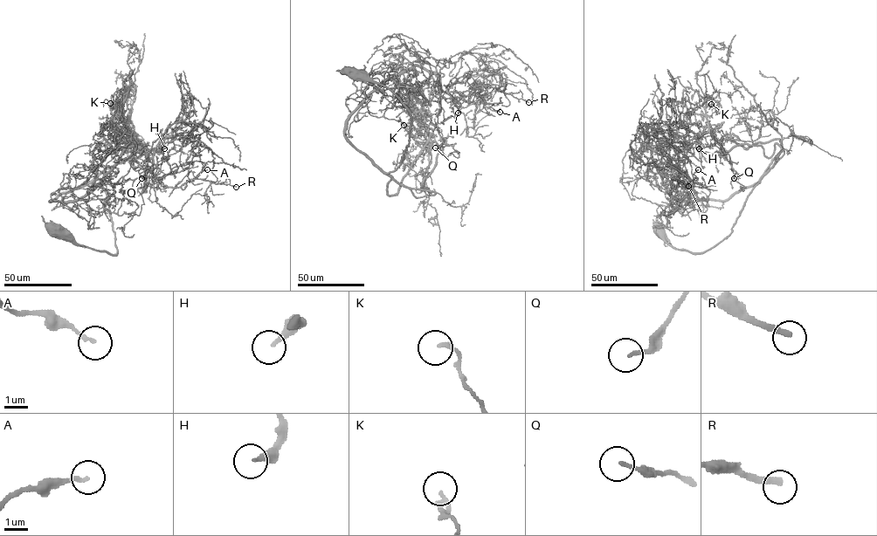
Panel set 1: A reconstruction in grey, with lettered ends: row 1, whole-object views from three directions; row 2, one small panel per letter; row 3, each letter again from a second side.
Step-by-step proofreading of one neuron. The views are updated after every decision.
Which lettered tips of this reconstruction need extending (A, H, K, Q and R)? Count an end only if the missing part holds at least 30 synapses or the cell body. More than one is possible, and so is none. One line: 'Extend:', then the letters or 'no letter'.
Extend: H, R

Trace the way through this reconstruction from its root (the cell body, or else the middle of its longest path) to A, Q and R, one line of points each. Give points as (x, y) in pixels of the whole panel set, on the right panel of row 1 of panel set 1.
A: (662, 232), (706, 251), (759, 183), (680, 200), (652, 149), (678, 159), (674, 188), (698, 169)
Q: (662, 232), (677, 249), (715, 246), (781, 148), (768, 157), (760, 146), (733, 146), (725, 154), (734, 178)
R: (662, 232), (706, 251), (759, 183), (680, 200), (655, 147), (678, 159), (673, 187), (688, 186)

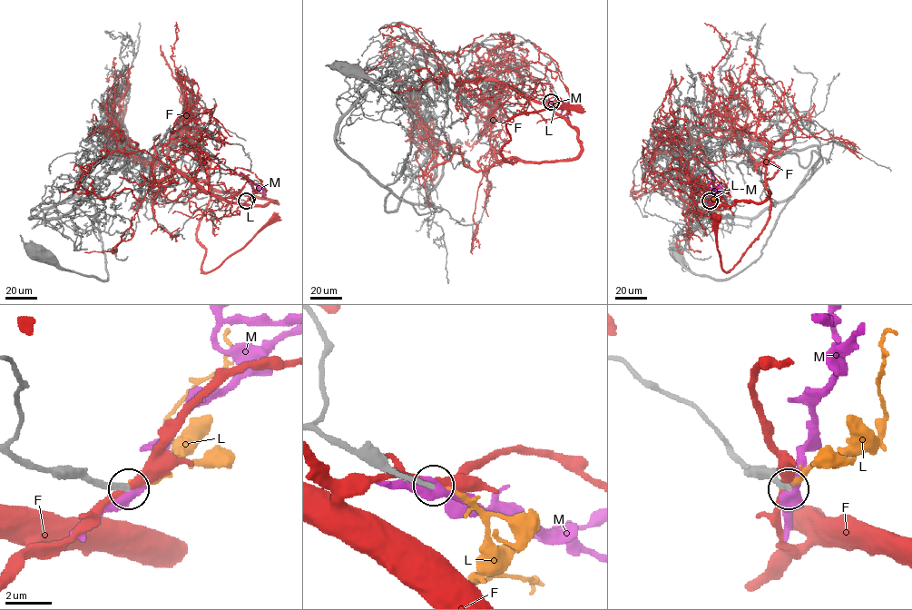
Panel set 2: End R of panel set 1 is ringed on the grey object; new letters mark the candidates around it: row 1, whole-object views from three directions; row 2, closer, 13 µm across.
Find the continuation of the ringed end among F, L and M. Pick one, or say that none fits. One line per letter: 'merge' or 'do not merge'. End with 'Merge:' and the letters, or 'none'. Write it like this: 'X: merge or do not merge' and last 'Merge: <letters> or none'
F: do not merge
L: do not merge
M: do not merge
Merge: none

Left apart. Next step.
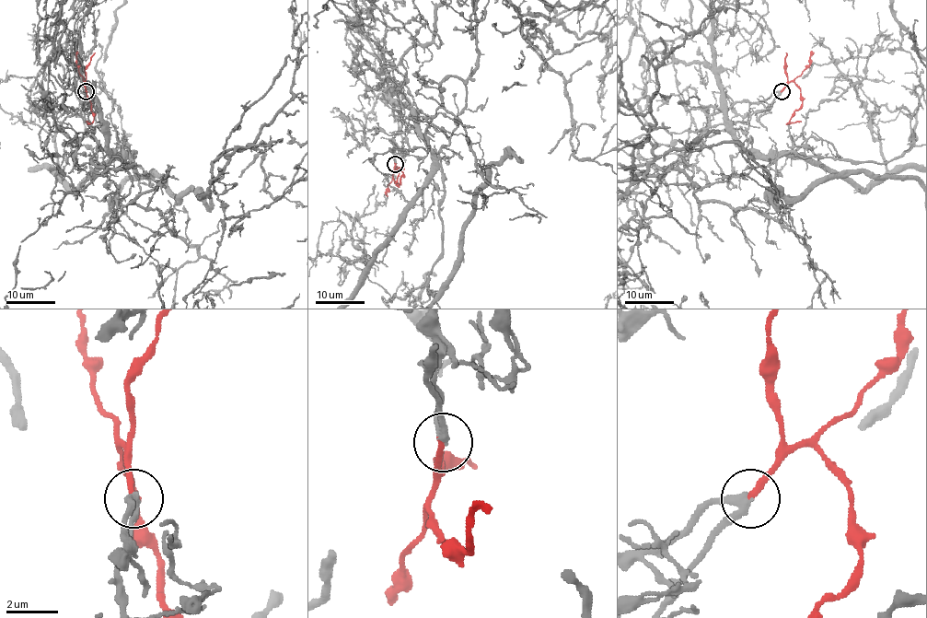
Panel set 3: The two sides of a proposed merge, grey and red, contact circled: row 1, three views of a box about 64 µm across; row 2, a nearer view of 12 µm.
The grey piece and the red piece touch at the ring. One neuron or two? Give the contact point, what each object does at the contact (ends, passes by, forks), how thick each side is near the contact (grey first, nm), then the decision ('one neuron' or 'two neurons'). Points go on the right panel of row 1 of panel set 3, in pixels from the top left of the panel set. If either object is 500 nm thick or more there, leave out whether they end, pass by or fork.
(782, 91) | grey passes by | red ends | 300/240 nm | one neuron

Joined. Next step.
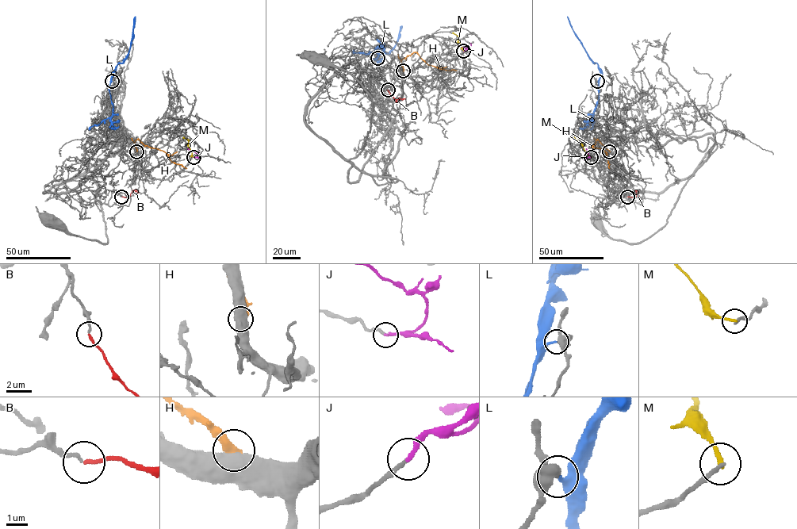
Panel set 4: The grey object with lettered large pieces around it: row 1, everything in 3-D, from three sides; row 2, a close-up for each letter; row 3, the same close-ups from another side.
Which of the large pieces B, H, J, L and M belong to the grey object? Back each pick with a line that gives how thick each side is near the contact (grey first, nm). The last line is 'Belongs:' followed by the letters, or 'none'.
B: 180/170 nm
J: 200/200 nm
Belongs: B, J

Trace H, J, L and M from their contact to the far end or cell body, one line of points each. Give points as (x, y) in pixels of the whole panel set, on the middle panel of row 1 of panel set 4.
H: (403, 70), (401, 59), (415, 52), (431, 66), (441, 70), (457, 70)
J: (464, 51), (468, 48), (457, 46)
L: (377, 58), (377, 62), (396, 45), (402, 25)
M: (463, 51), (458, 36), (452, 32)

